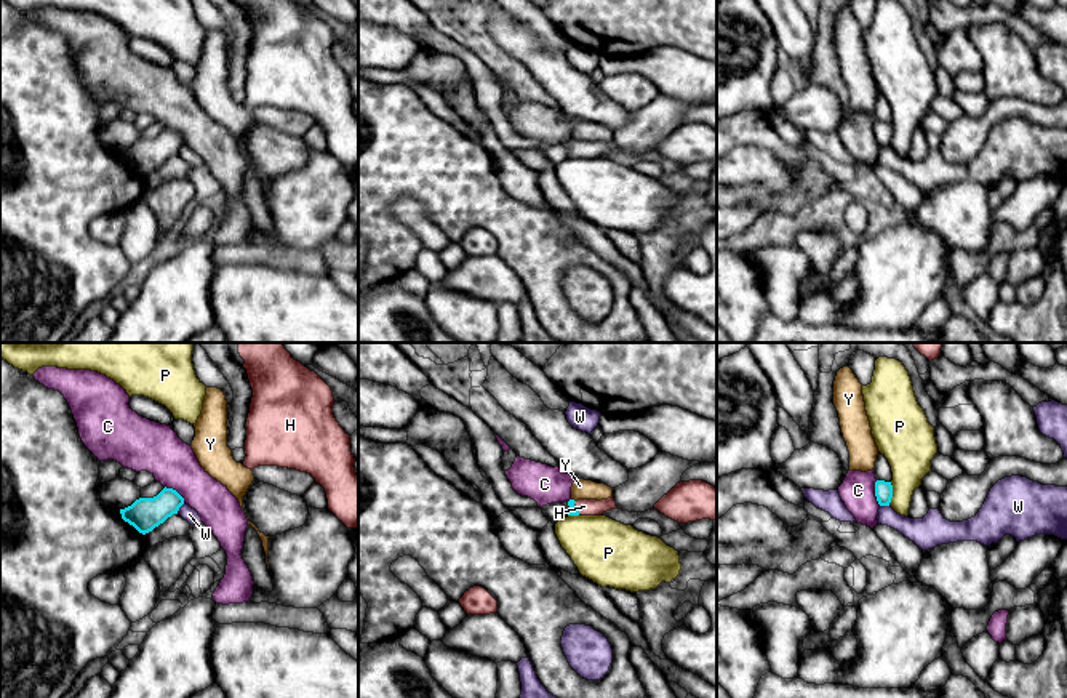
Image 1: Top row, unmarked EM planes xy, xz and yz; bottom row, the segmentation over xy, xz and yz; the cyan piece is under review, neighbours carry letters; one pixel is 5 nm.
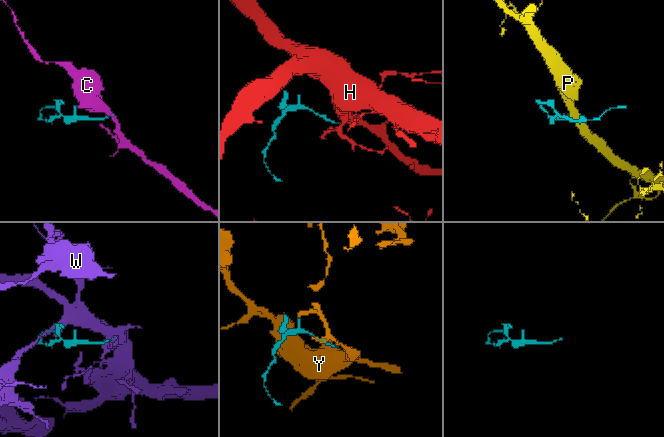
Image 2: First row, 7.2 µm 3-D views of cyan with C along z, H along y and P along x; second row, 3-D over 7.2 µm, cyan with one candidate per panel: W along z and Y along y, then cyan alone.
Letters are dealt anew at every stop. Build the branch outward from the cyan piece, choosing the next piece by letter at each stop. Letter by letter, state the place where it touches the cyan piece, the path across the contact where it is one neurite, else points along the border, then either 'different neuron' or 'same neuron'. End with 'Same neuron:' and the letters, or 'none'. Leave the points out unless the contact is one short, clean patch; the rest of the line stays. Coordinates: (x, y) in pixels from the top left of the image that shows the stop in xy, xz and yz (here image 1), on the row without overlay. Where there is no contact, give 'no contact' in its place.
C: yz (875, 135) | different neuron
H: xz (575, 149) | across xz (573, 152), (575, 149), (584, 148) | same neuron
P: yz (891, 135) | different neuron
W: xy (179, 148) | different neuron
Y: xz (573, 141) | different neuron
Same neuron: H

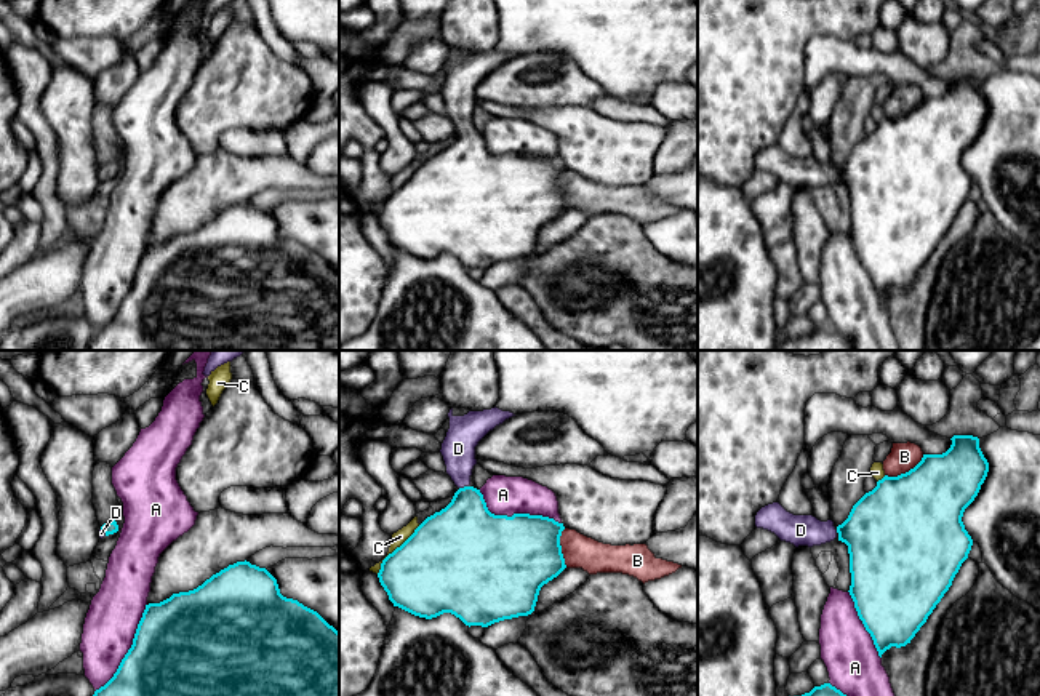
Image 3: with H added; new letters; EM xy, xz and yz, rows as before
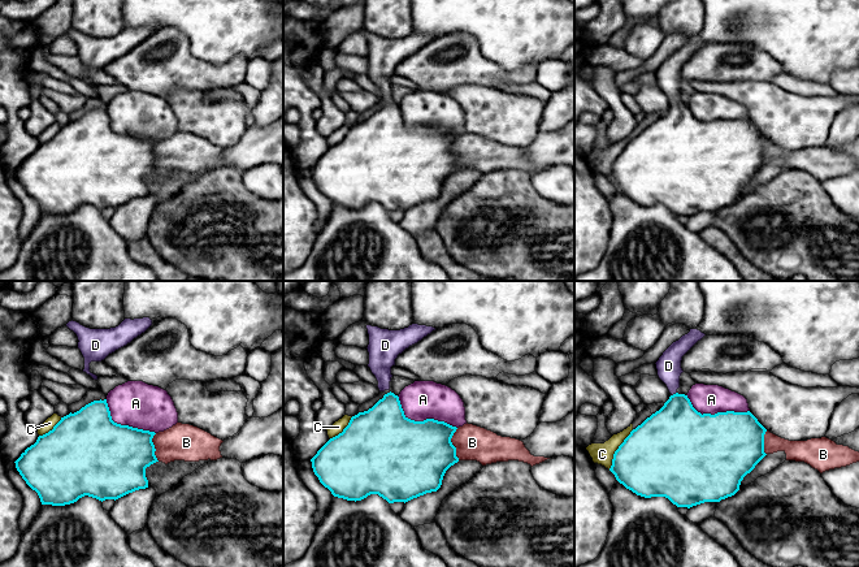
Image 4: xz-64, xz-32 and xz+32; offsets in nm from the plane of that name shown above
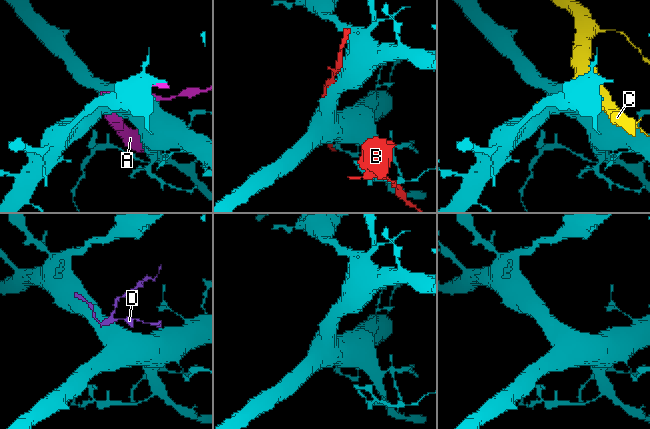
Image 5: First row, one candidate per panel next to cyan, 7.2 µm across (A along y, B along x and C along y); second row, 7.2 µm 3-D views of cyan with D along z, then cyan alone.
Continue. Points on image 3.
A: xz (516, 156) | different neuron
B: yz (906, 114) | different neuron
C: xz (396, 191) | different neuron
D: xz (464, 128) | across xz (464, 178), (464, 128), (460, 116), (458, 90) | same neuron
Same neuron: D

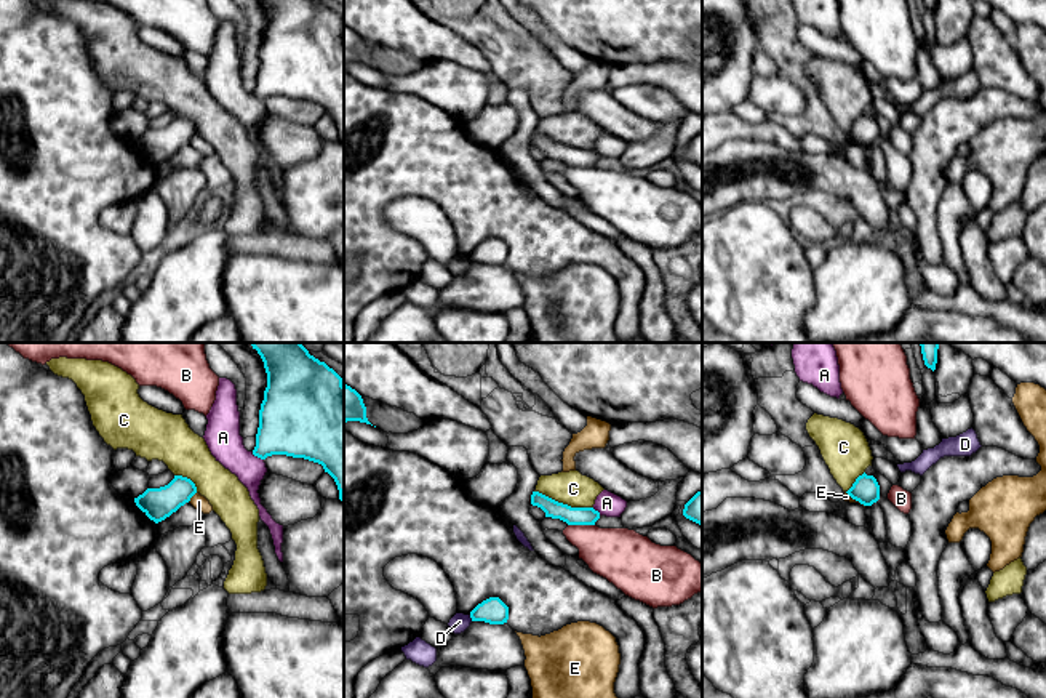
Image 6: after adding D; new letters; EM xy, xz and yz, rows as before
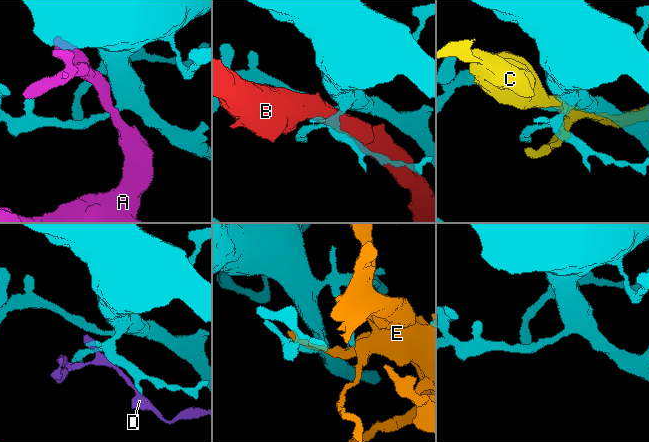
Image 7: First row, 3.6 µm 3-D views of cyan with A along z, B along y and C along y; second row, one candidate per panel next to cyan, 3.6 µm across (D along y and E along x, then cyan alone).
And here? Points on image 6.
A: xy (258, 98) | along xy (251, 93), (263, 101) | different neuron
B: xz (581, 165) | different neuron
C: xz (562, 144) | different neuron
D: xz (471, 258) | different neuron
E: xy (192, 136) | different neuron
Same neuron: none

